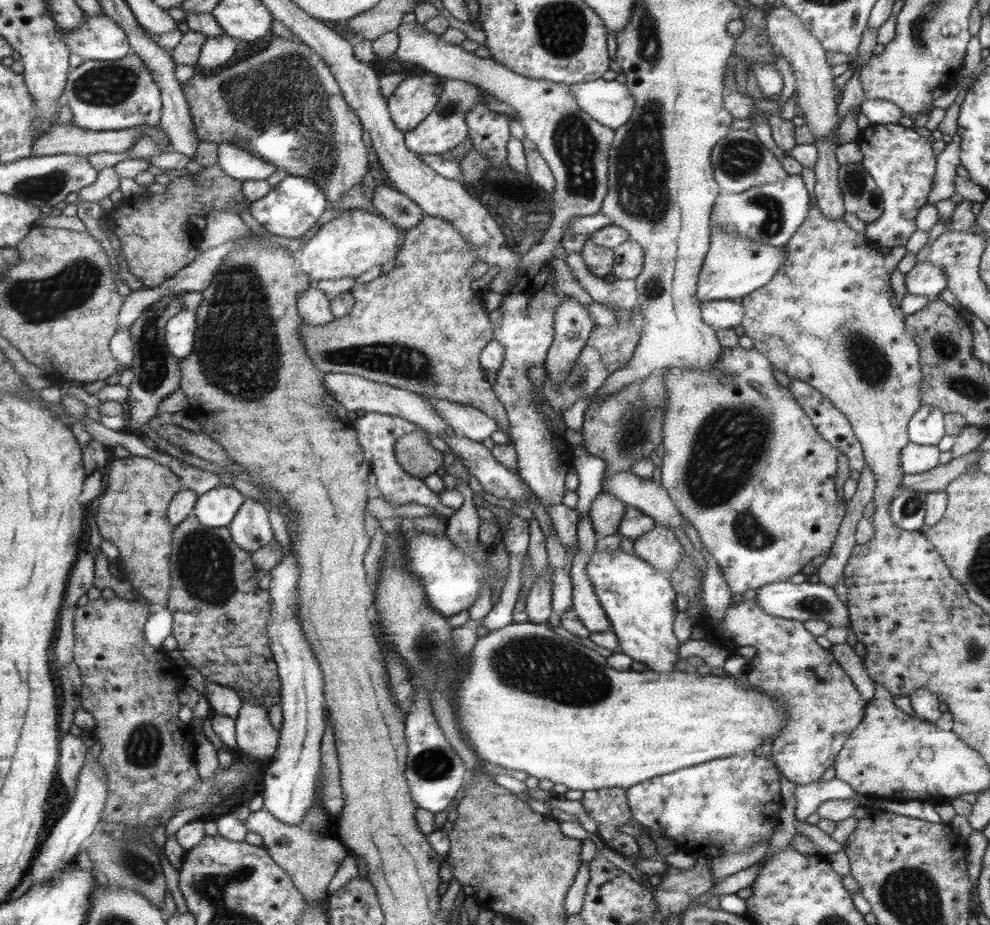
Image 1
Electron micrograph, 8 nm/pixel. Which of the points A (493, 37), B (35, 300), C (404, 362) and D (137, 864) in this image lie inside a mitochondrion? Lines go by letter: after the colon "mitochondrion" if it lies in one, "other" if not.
A: other
B: mitochondrion
C: mitochondrion
D: mitochondrion

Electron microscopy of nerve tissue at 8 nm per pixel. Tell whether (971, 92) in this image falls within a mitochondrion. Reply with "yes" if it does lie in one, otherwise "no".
no

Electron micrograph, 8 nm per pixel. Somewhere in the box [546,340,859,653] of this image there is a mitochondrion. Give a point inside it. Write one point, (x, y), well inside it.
(730, 442)

